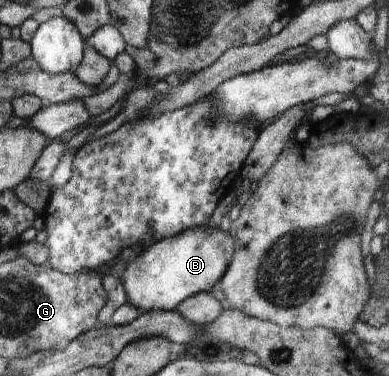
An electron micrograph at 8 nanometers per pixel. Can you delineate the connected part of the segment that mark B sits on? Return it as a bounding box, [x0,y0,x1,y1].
[121,227,235,312]

